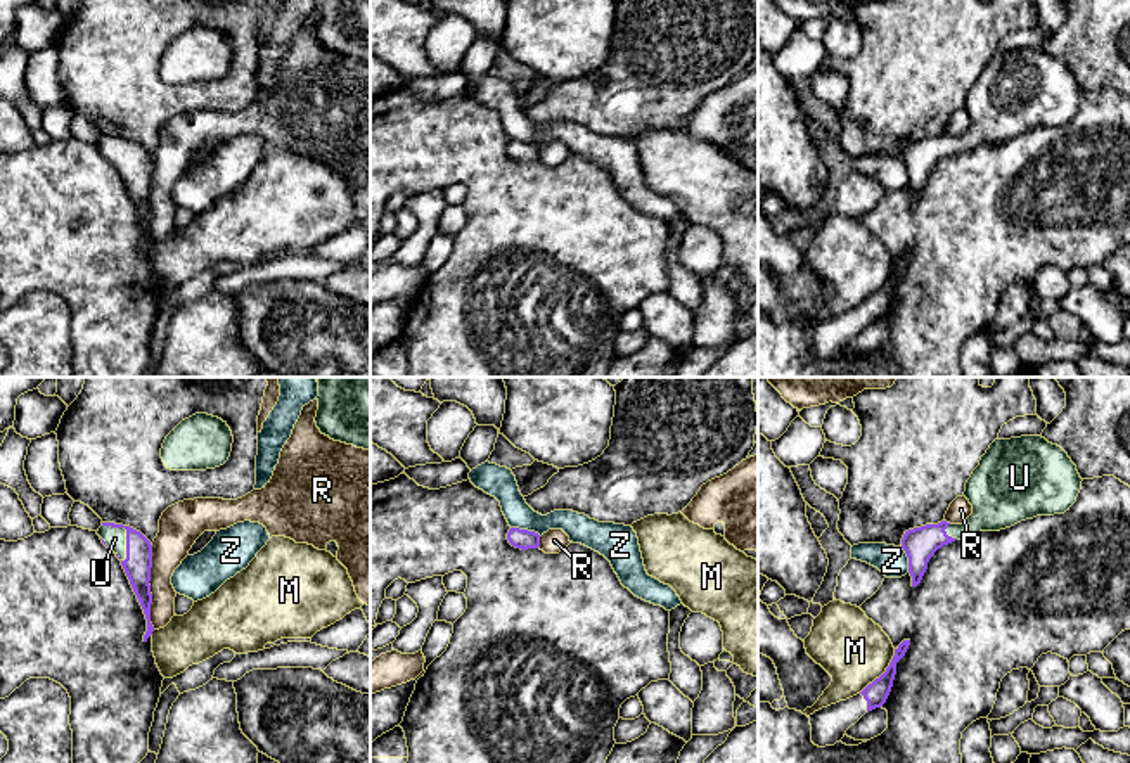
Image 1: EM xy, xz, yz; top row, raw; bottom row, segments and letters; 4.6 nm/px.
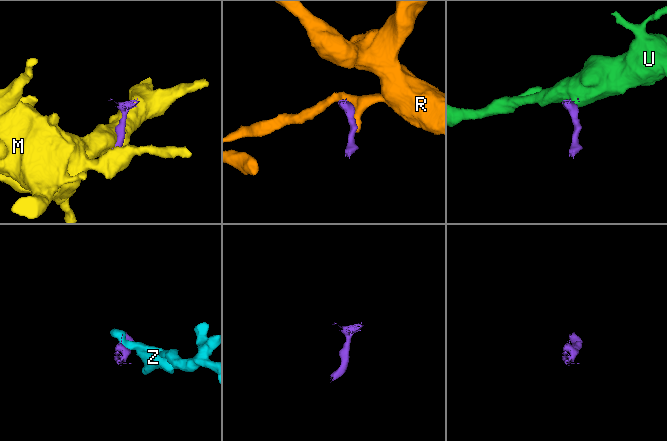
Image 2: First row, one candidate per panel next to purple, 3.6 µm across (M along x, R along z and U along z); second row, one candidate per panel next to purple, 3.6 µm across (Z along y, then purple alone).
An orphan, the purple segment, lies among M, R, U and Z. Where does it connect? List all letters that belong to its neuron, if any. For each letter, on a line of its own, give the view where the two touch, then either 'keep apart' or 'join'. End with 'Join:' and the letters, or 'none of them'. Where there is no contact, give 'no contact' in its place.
M: contact in yz; keep apart
R: contact in xy; keep apart
U: contact in xy; join
Z: contact in xz; keep apart
Join: U

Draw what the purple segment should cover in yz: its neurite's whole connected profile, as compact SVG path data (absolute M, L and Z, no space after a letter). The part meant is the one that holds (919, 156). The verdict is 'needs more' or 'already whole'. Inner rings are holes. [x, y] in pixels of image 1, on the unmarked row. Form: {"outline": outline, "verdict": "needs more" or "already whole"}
{"outline": "M1042 48L995 52L966 95L973 126L962 137L941 133L905 144L912 199L938 161L979 144L1000 144L1037 128L1064 126L1076 114L1082 90L1068 66Z", "verdict": "needs more"}

